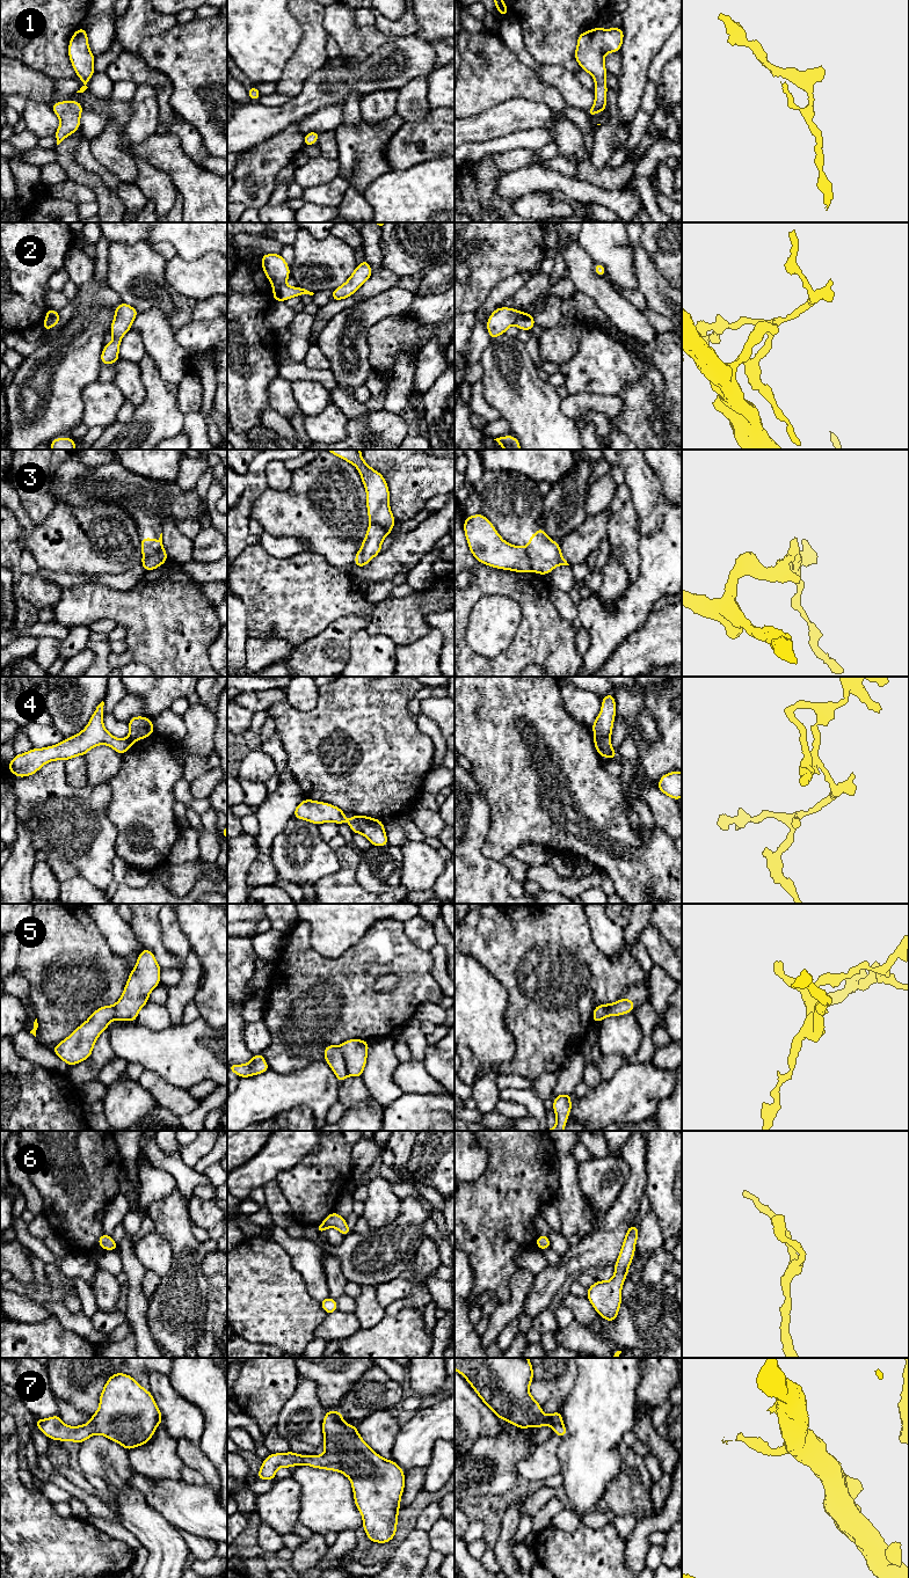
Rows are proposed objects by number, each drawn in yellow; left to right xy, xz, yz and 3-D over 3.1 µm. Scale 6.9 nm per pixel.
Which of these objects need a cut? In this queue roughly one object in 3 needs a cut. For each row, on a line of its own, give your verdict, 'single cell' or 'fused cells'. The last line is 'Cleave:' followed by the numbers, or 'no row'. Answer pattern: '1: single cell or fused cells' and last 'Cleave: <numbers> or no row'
1: single cell
2: fused cells
3: fused cells
4: fused cells
5: fused cells
6: single cell
7: single cell
Cleave: 2, 3, 4, 5

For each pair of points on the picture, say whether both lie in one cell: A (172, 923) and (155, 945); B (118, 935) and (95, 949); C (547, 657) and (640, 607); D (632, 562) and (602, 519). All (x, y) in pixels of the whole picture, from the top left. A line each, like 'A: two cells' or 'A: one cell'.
A: two cells
B: two cells
C: two cells
D: two cells

